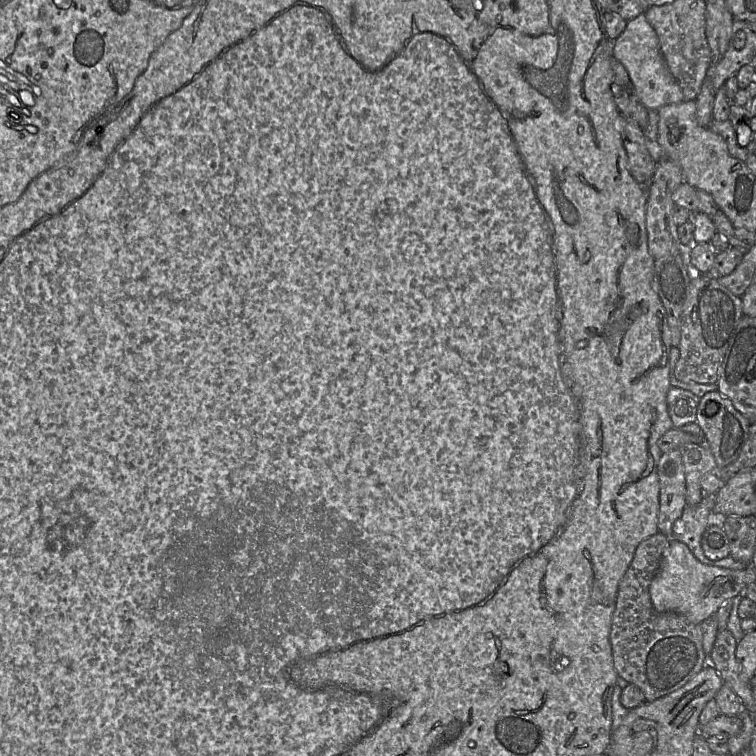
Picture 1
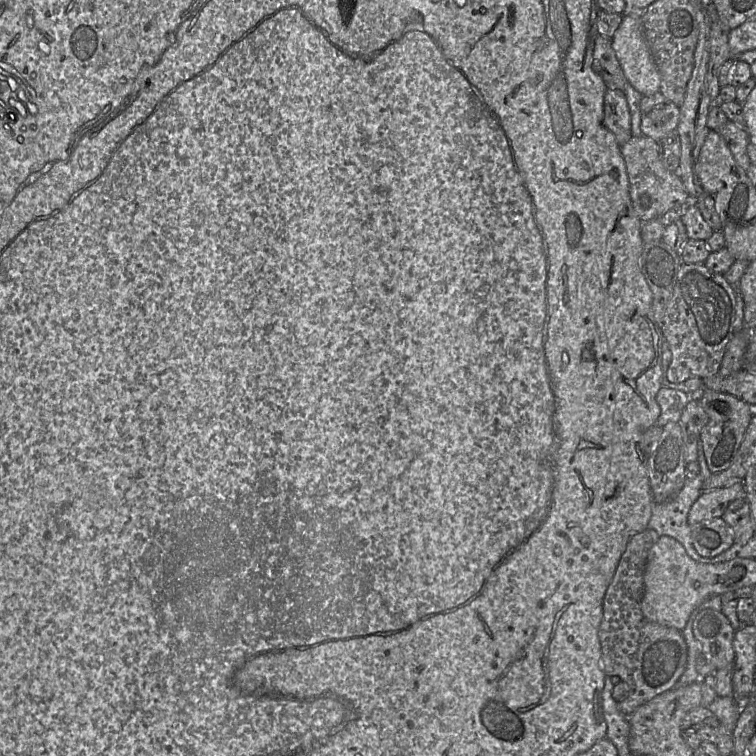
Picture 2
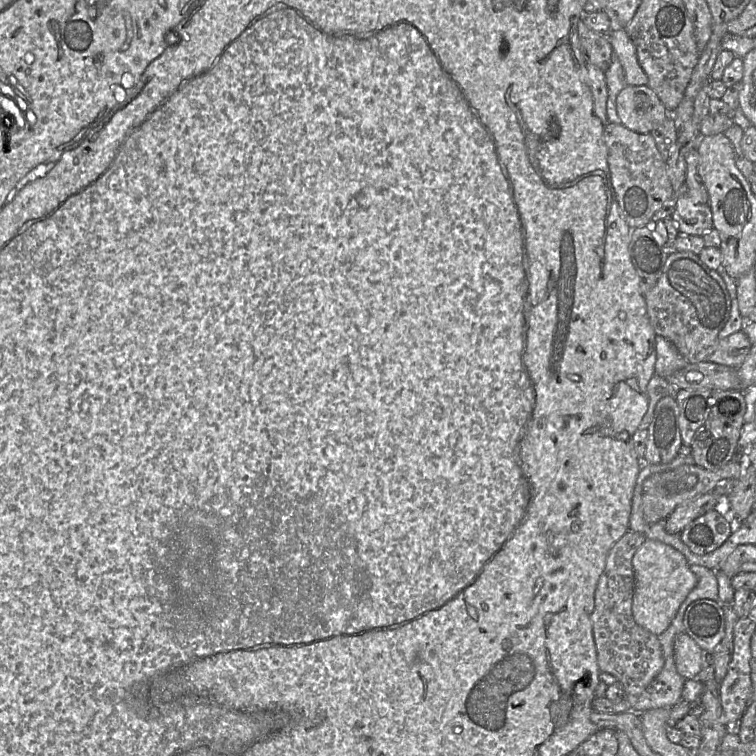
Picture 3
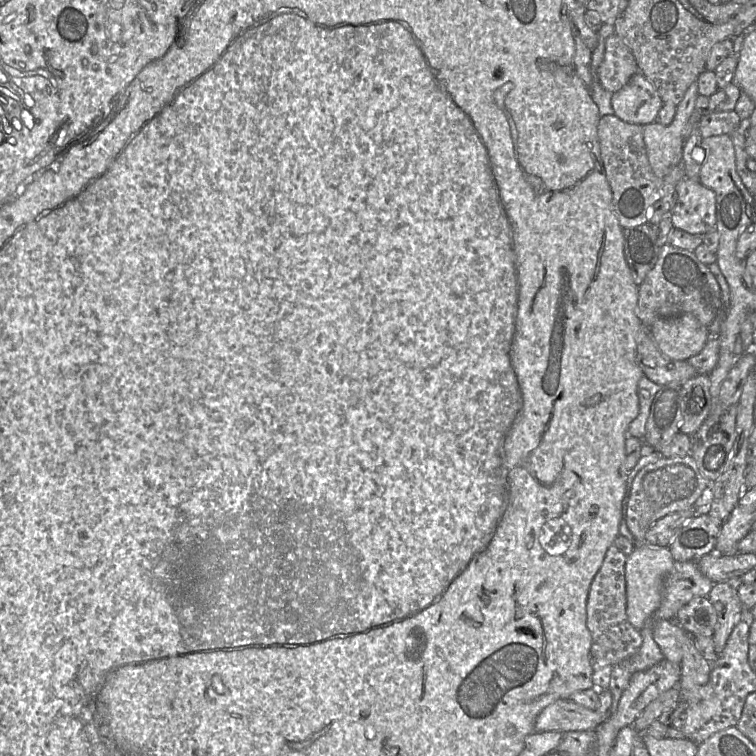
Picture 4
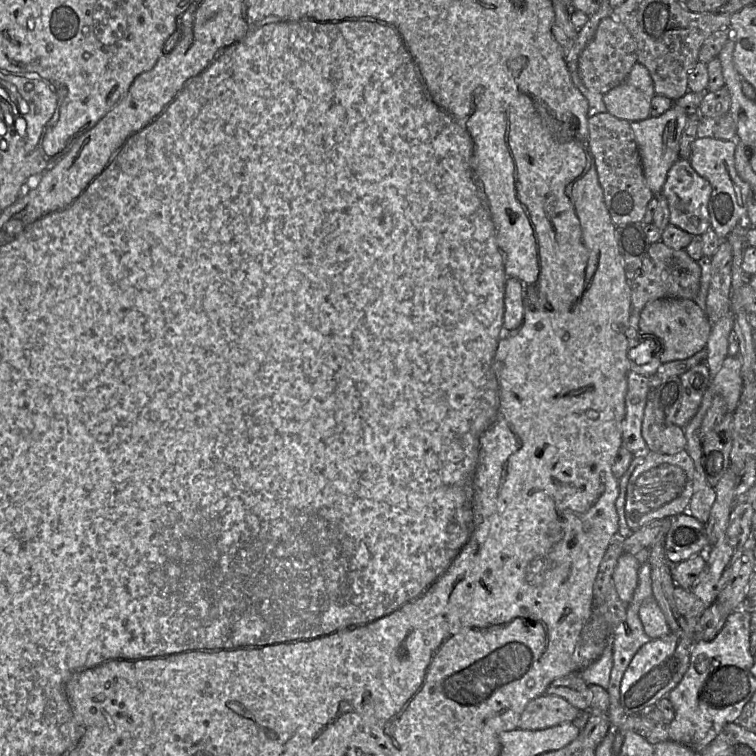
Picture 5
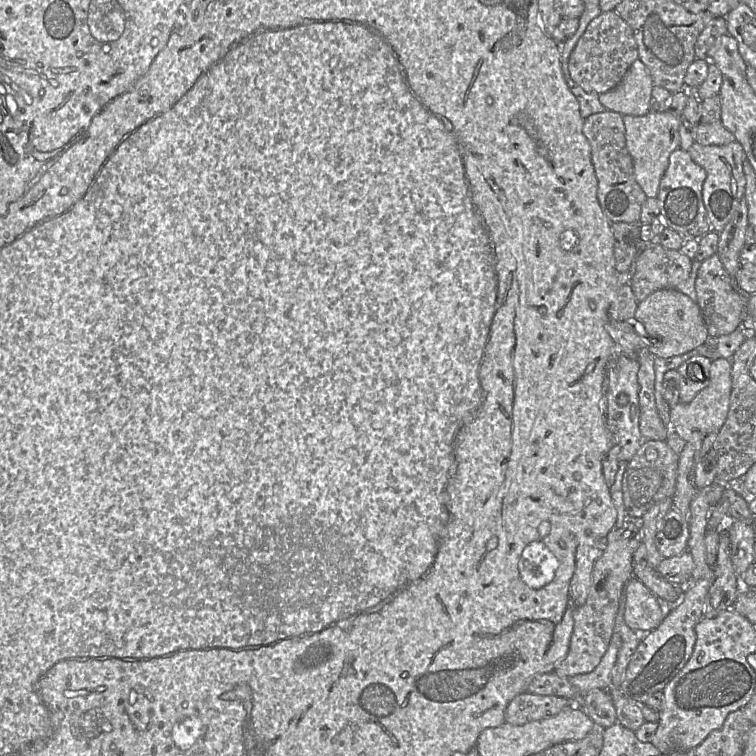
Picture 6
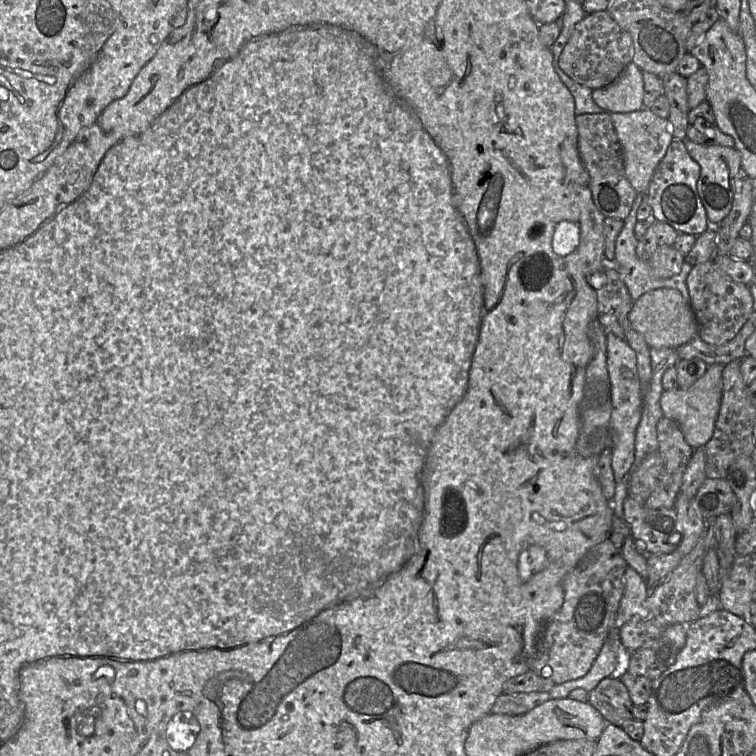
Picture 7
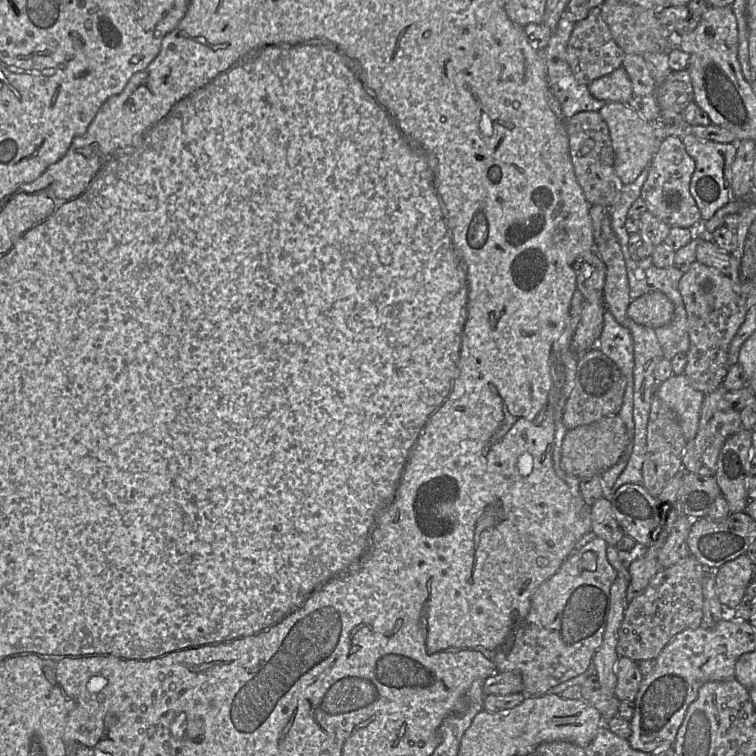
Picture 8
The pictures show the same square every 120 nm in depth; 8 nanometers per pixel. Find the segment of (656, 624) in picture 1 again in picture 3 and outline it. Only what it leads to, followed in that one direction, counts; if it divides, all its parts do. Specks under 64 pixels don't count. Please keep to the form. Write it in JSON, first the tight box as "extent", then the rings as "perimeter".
{"extent":[591,530,665,714],"perimeter":[[[628,530],[610,549],[605,568],[597,582],[591,615],[597,664],[600,671],[612,674],[624,691],[622,700],[612,701],[605,697],[595,697],[592,708],[597,712],[618,714],[632,711],[638,697],[664,666],[665,659],[659,637],[640,627],[632,616],[634,594],[632,558],[645,540],[643,534]]]}

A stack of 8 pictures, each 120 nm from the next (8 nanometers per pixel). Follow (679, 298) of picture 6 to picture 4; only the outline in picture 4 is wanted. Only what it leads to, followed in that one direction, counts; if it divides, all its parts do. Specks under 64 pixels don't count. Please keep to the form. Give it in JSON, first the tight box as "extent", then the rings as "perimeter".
{"extent":[649,313,710,361],"perimeter":[[[689,313],[660,318],[651,325],[649,333],[663,356],[675,361],[694,357],[710,338],[708,328]]]}

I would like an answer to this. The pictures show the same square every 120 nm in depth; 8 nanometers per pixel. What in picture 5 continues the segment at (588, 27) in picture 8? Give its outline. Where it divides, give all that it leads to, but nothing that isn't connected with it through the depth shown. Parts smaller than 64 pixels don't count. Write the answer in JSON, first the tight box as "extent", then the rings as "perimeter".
{"extent":[578,16,637,94],"perimeter":[[[614,16],[603,18],[593,38],[581,52],[578,72],[583,84],[594,92],[605,94],[619,86],[637,62],[637,44],[628,29]]]}

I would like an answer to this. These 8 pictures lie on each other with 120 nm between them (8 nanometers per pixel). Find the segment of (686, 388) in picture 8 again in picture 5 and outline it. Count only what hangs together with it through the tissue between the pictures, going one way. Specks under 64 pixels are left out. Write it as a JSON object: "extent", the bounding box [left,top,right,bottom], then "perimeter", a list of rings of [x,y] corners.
{"extent":[709,355,742,413],"perimeter":[[[741,355],[727,356],[716,376],[710,381],[709,389],[713,395],[720,395],[727,406],[727,411],[733,413],[736,409],[742,391]]]}

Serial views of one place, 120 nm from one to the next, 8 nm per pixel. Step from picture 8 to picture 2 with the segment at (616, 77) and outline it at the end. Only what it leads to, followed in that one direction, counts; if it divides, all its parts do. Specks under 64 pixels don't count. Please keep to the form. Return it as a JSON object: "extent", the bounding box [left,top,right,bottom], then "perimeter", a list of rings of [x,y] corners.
{"extent":[640,92,680,141],"perimeter":[[[660,92],[643,96],[640,100],[641,132],[655,141],[676,131],[680,107]]]}

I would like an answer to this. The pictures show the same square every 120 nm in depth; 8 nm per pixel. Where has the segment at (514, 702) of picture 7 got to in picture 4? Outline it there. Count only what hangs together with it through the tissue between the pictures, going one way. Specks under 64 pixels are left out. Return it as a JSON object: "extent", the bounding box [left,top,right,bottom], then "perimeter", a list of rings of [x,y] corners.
{"extent":[535,699,605,732],"perimeter":[[[560,699],[544,708],[535,720],[536,732],[595,730],[605,718],[570,699]]]}

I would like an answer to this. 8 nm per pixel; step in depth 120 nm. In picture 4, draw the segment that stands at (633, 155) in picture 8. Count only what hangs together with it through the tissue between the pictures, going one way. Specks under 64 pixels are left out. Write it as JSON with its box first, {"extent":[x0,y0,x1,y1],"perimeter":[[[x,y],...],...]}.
{"extent":[642,80,698,179],"perimeter":[[[696,80],[676,106],[676,114],[671,124],[665,126],[655,121],[642,126],[649,163],[654,173],[662,179],[674,166],[682,163],[683,145],[690,134],[690,118],[698,95]]]}

